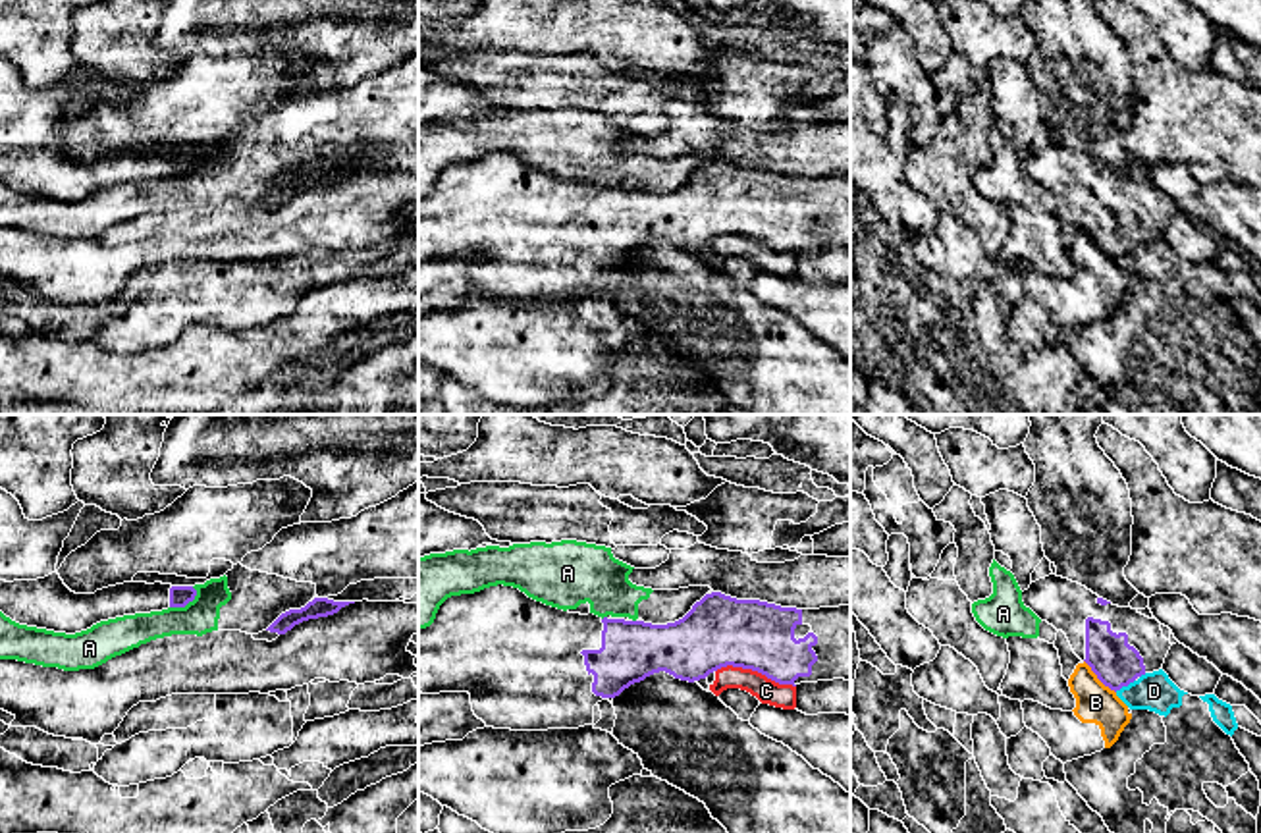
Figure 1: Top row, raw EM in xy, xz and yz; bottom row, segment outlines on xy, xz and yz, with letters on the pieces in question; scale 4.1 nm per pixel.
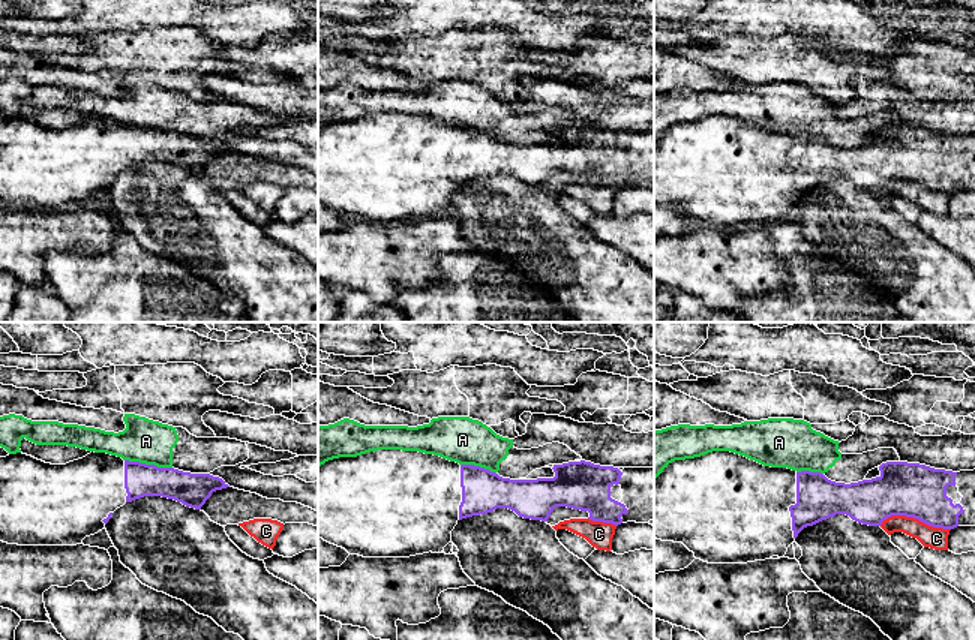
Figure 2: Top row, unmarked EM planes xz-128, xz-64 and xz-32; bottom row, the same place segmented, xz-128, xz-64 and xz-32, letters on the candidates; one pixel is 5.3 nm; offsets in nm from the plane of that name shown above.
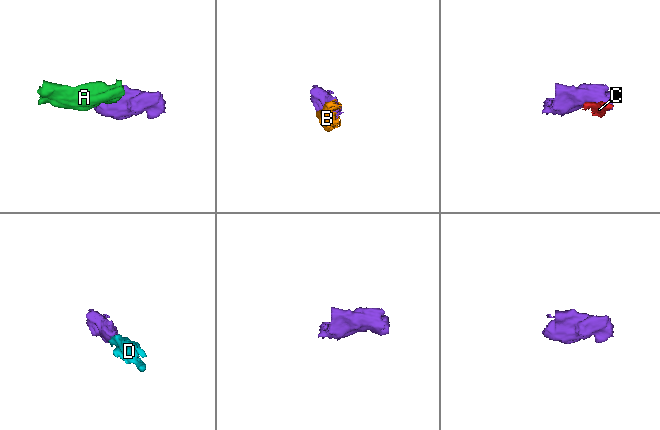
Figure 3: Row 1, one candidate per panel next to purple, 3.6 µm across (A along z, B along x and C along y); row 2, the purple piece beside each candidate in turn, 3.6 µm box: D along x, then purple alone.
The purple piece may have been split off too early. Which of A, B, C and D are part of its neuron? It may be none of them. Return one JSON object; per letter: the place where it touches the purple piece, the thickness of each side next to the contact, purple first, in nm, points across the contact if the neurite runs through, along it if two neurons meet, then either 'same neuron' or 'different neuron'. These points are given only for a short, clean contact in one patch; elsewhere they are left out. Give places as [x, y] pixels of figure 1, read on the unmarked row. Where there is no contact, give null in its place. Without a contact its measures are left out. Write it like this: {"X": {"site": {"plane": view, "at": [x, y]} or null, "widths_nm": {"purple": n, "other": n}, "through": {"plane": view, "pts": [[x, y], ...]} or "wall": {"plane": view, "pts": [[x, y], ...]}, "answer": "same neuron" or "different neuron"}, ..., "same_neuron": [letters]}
{"A": {"site": {"plane": "xy", "at": [186, 172]}, "widths_nm": {"purple": 90, "other": 150}, "wall": {"plane": "xy", "pts": [[197, 159], [184, 174], [170, 176]]}, "answer": "different neuron"}, "B": {"site": {"plane": "yz", "at": [1098, 245]}, "widths_nm": {"purple": 200, "other": 160}, "answer": "different neuron"}, "C": {"site": {"plane": "xz", "at": [756, 238]}, "widths_nm": {"purple": 300, "other": 100}, "wall": {"plane": "xz", "pts": [[716, 238], [727, 234], [751, 236], [795, 255]]}, "answer": "different neuron"}, "D": {"site": {"plane": "yz", "at": [1125, 253]}, "widths_nm": {"purple": 200, "other": 160}, "answer": "different neuron"}, "same_neuron": []}

